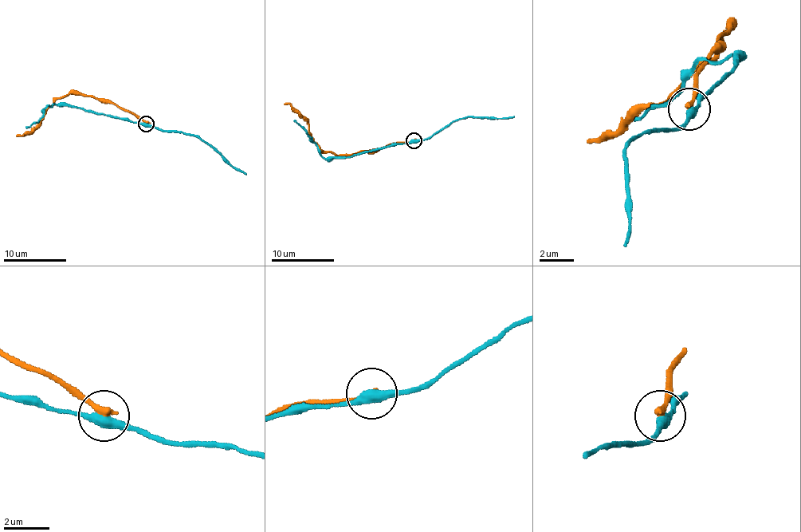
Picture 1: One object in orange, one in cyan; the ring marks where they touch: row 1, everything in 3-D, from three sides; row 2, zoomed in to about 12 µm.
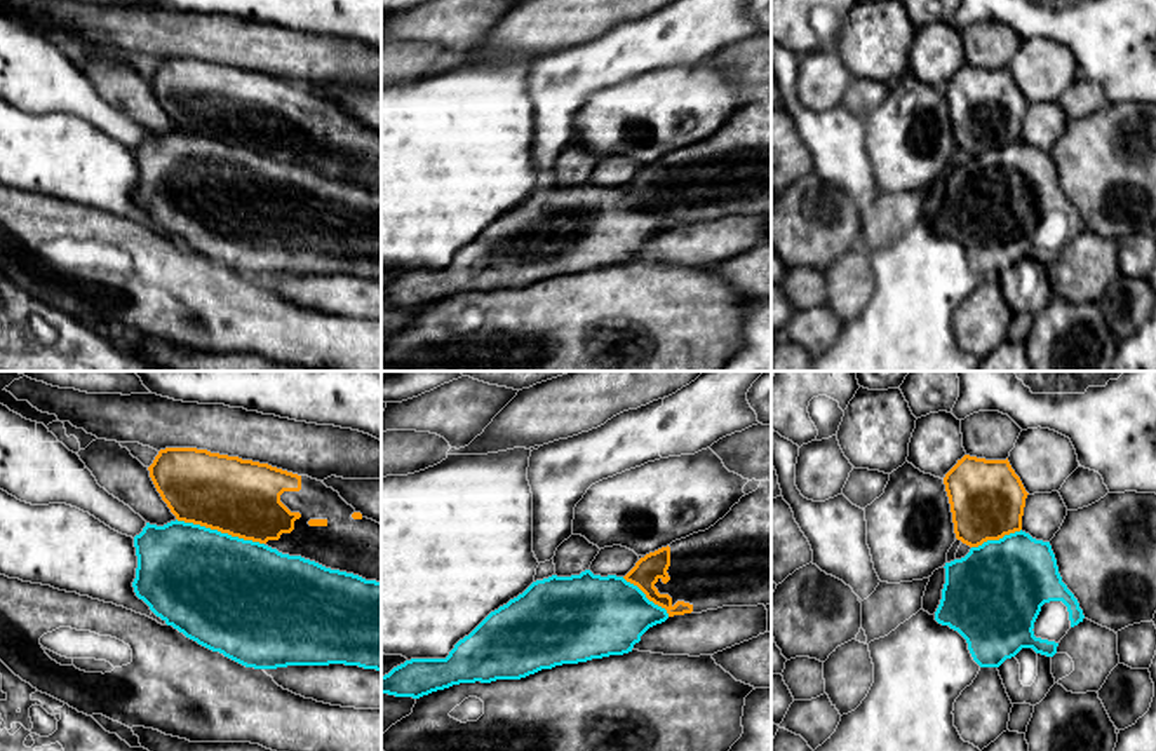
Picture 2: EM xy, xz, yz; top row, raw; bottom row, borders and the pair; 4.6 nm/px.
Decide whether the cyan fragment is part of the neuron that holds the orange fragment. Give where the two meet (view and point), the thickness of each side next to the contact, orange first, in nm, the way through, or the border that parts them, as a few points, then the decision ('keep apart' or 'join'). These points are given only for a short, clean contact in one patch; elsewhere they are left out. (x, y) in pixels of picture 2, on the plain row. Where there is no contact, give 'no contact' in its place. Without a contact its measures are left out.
meets orange in xy at (220, 140); 360 nm thick on the orange side, 480 nm on the other; keep apart

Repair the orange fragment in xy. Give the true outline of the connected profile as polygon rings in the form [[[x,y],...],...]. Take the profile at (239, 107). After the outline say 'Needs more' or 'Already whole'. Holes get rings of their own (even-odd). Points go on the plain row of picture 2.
[[[197,58],[160,59],[150,87],[178,131],[252,150],[282,164],[381,192],[381,134],[364,127],[322,91],[268,73]]]. Needs more

